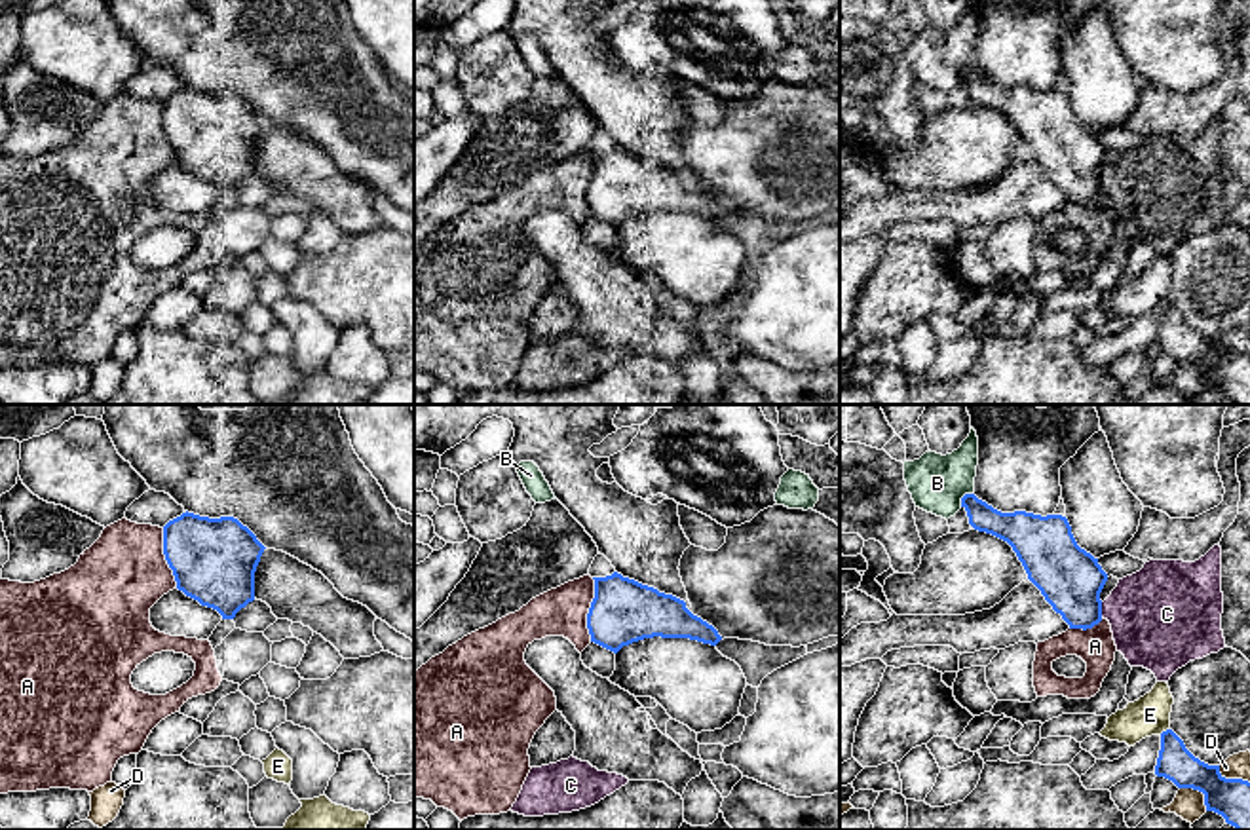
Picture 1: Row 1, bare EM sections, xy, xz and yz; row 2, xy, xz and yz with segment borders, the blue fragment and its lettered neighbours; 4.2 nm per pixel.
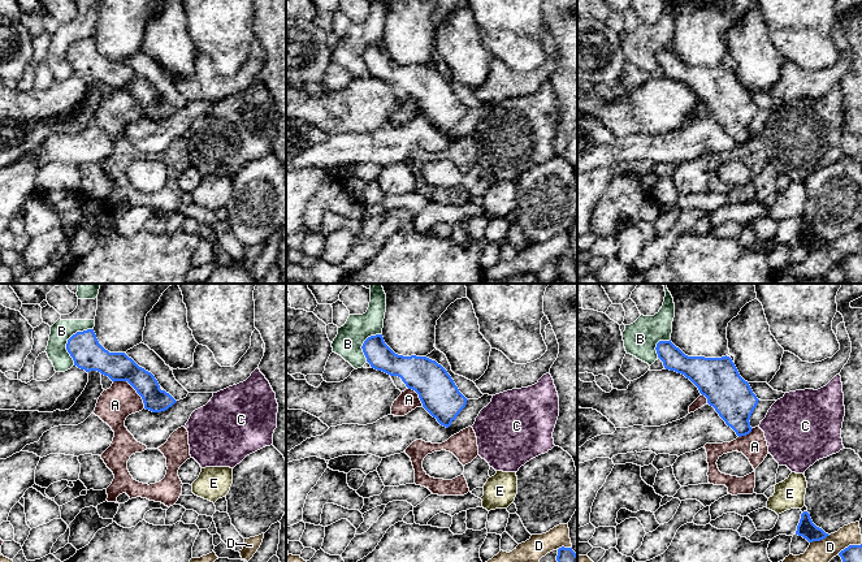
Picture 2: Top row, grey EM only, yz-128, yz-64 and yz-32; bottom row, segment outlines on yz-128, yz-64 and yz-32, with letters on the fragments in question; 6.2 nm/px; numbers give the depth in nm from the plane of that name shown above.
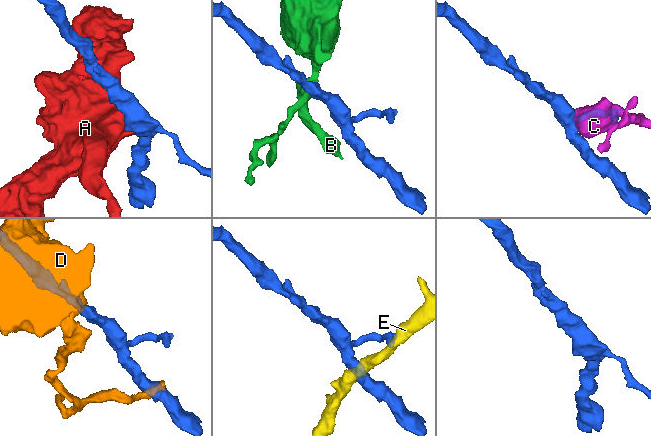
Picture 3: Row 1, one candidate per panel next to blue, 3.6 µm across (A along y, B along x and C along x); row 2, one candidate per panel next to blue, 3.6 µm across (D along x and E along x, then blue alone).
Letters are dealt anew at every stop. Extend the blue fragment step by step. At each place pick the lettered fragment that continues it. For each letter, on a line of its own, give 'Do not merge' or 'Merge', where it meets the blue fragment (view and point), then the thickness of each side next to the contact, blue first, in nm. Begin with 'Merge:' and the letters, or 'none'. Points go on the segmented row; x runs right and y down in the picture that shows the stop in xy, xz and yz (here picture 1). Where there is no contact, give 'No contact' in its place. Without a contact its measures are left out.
Merge: A
A: Merge. Touches blue at xz (589, 610). Thickness 280 nm (blue) against 200 nm
B: Do not merge. Touches blue at yz (962, 498). Thickness 130 nm (blue) against 240 nm
C: Do not merge. Touches blue at yz (1100, 610). Thickness 260 nm (blue) against 420 nm
D: Do not merge. Touches blue at yz (1199, 791). Thickness 160 nm (blue) against 130 nm
E: Do not merge. Touches blue at yz (1163, 732). Thickness 150 nm (blue) against 170 nm

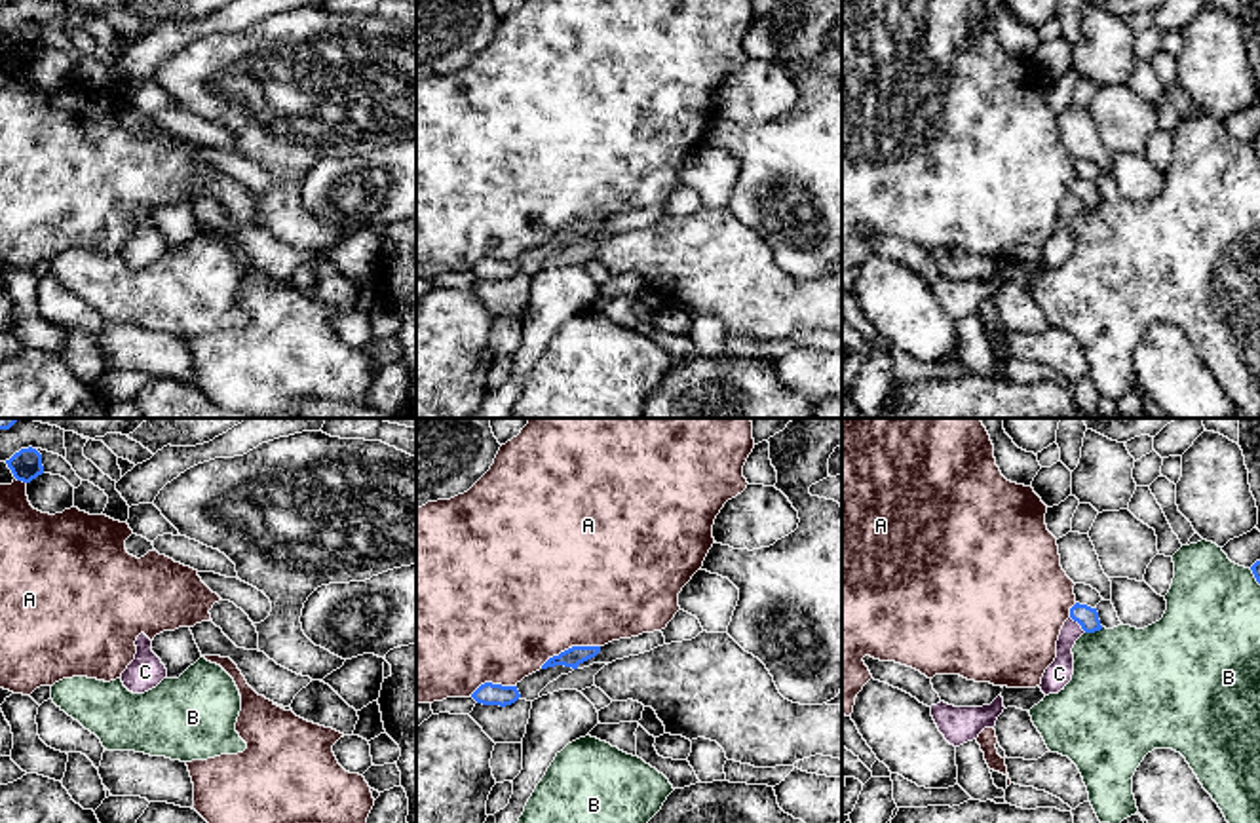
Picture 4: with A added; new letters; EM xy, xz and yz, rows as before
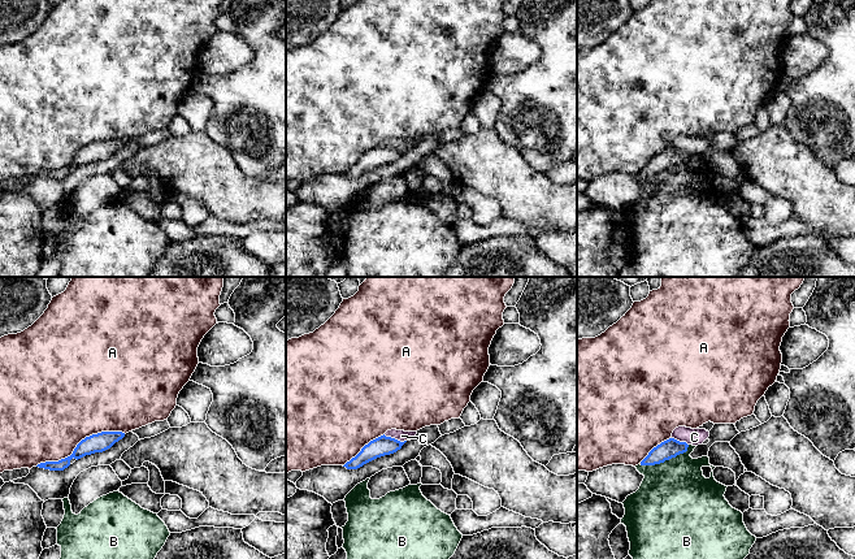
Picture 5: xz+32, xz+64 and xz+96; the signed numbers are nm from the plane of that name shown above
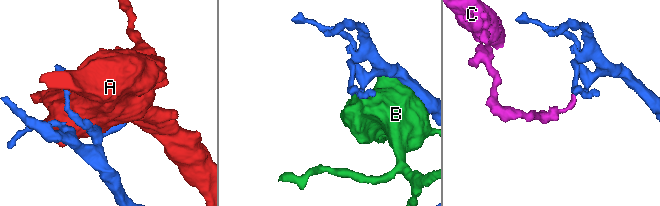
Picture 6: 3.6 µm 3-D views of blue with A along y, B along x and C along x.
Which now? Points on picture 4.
Merge: none
A: Do not merge. Touches blue at xz (569, 649). Thickness 80 nm (blue) against 500 nm
B: Do not merge. Touches blue at yz (1093, 631). Thickness 90 nm (blue) against 460 nm
C: Do not merge. Touches blue at yz (1078, 622). Thickness 90 nm (blue) against 110 nm

